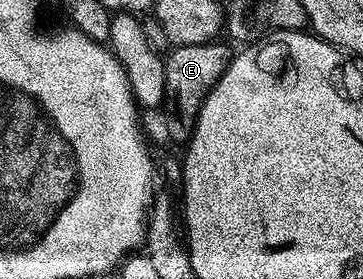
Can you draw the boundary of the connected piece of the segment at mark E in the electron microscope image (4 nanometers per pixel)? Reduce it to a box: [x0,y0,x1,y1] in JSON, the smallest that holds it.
[165,40,232,143]

